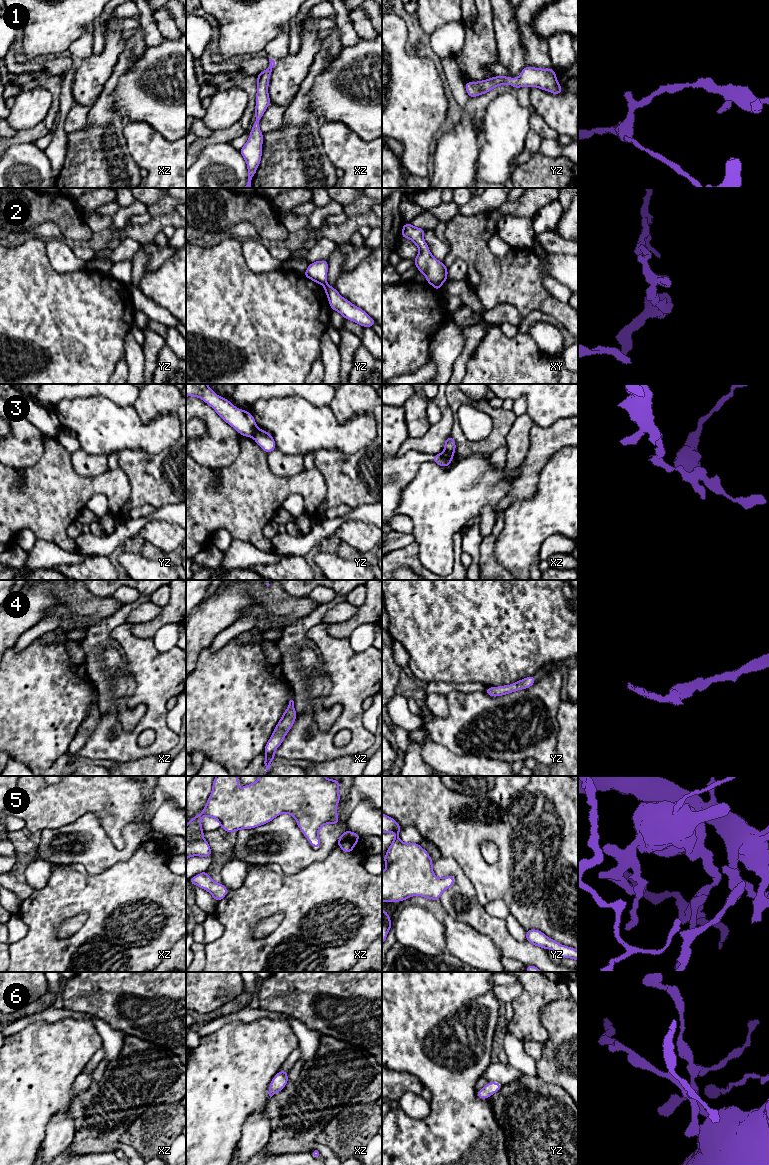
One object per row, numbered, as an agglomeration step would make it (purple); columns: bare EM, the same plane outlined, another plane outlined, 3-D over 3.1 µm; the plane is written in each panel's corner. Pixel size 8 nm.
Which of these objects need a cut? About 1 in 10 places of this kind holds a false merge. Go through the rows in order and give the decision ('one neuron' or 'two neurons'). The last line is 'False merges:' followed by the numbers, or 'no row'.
1: one neuron
2: two neurons
3: two neurons
4: one neuron
5: one neuron
6: one neuron
False merges: 2, 3

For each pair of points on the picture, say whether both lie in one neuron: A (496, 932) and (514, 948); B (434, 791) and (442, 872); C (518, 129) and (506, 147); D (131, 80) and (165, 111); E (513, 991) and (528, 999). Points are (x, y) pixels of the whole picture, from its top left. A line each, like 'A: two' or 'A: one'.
A: one
B: two
C: one
D: one
E: two

